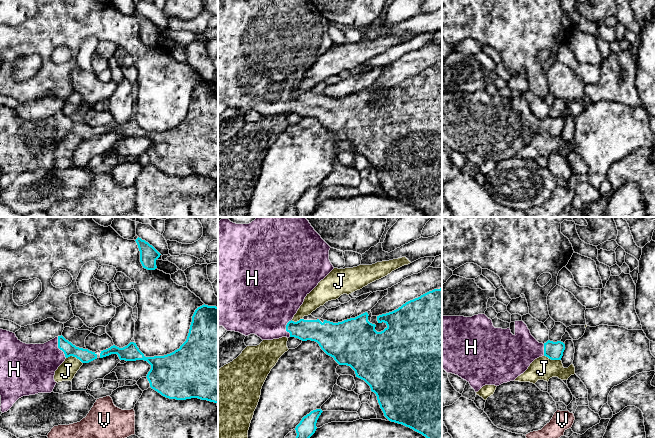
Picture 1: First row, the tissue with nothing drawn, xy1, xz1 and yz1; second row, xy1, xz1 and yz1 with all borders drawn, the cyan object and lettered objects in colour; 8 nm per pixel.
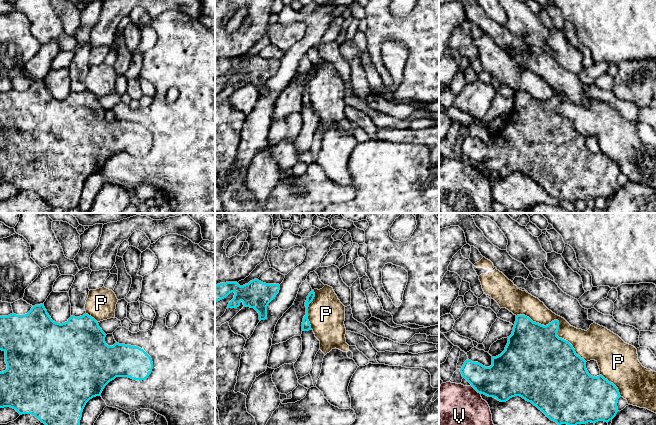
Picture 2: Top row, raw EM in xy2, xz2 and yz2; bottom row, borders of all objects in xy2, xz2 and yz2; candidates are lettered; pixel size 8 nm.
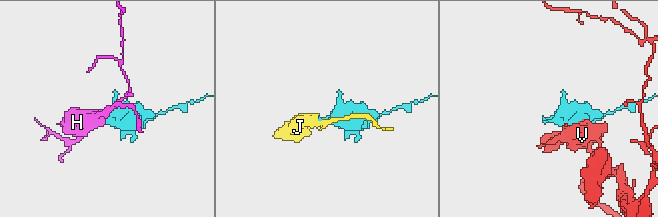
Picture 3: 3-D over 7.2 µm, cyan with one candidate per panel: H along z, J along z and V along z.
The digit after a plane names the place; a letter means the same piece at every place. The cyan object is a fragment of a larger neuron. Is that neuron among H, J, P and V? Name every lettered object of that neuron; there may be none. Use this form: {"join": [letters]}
{"join": ["H"]}

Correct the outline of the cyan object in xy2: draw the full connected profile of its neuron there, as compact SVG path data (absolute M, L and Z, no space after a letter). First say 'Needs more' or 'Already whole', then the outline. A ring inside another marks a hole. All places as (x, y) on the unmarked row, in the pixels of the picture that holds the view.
Already whole. M44 80L33 82L25 91L12 89L0 92L0 126L5 128L7 140L7 145L0 148L0 184L10 183L20 191L34 191L50 206L59 207L65 213L77 208L86 179L100 172L110 157L116 153L142 157L153 145L152 135L143 125L117 118L108 122L105 113L98 98L88 90L71 92L67 98L60 100L51 95Z

